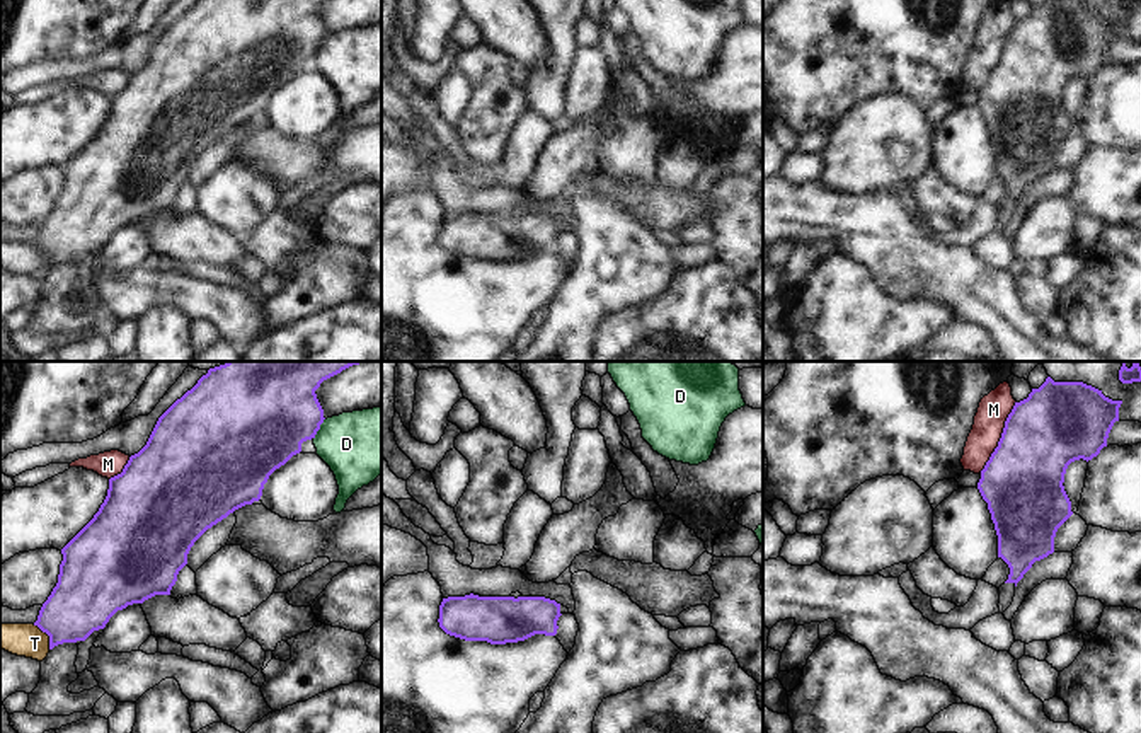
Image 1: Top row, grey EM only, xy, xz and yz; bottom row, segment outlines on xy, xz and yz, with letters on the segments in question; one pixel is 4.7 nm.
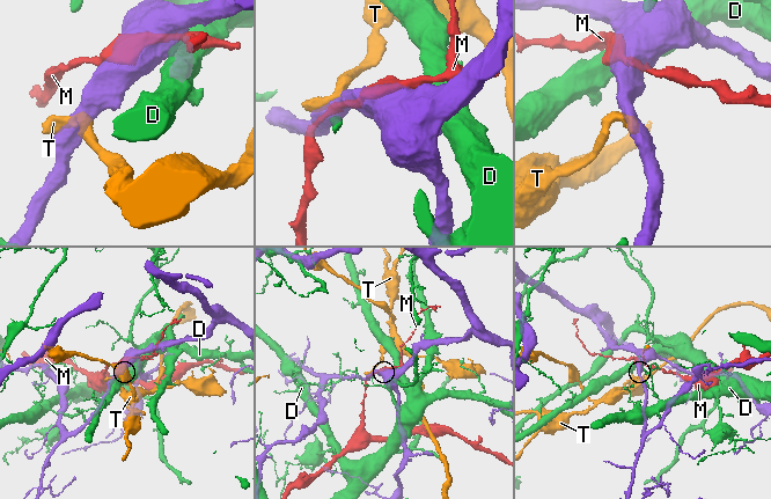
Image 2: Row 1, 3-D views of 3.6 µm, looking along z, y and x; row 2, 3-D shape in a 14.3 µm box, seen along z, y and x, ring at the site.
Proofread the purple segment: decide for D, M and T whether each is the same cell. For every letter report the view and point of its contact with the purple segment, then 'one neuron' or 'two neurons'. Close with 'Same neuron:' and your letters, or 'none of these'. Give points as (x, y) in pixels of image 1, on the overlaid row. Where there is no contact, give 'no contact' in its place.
D: xy (319, 428) | two neurons
M: yz (1002, 437) | two neurons
T: xy (46, 633) | two neurons
Same neuron: none of these

